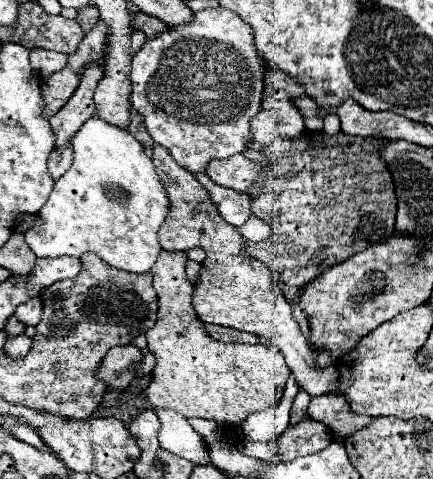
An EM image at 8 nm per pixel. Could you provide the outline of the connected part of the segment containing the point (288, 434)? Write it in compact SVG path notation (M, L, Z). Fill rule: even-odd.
M307 416L297 424L289 424L285 432L277 438L279 462L287 462L307 454L317 454L329 442L333 442L333 430L327 424Z

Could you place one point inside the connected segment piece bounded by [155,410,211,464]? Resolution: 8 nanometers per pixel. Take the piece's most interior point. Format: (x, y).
(177, 437)

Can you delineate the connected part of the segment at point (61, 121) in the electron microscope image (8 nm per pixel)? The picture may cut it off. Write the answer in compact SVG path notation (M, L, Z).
M103 62L89 64L89 68L85 68L83 72L81 84L75 90L75 94L55 116L49 118L51 128L55 132L55 150L61 150L65 142L69 142L71 136L81 128L81 124L95 114L93 94L101 76L103 76Z

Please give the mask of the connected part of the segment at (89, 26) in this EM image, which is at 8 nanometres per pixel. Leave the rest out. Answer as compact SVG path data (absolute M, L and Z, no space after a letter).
M89 4L87 8L83 8L83 10L77 12L77 18L75 18L75 20L77 20L79 26L83 28L83 32L87 34L87 32L91 32L91 30L97 26L97 22L99 22L99 12L97 12L97 8L95 8L93 4Z

